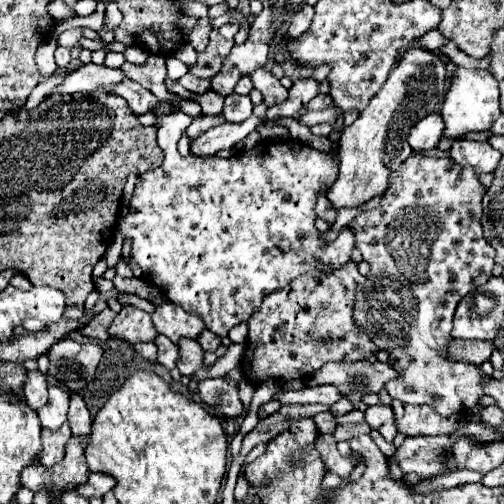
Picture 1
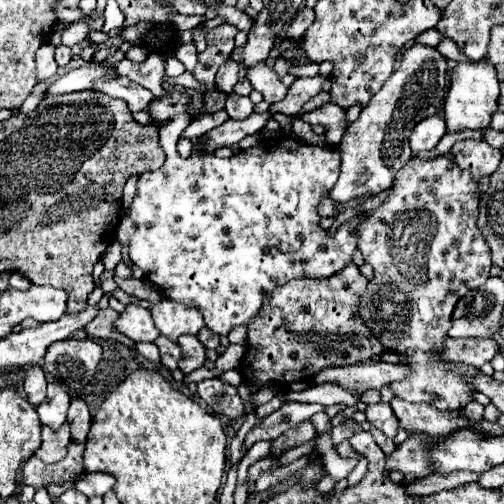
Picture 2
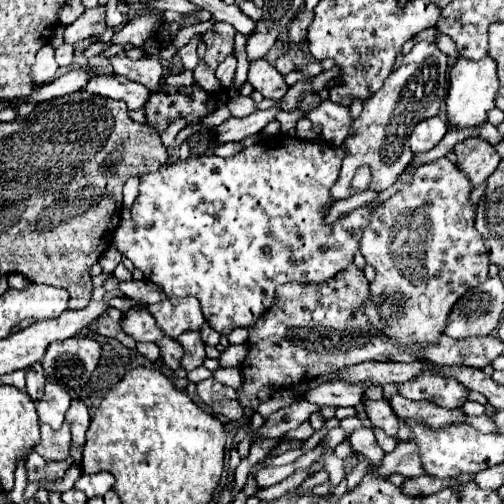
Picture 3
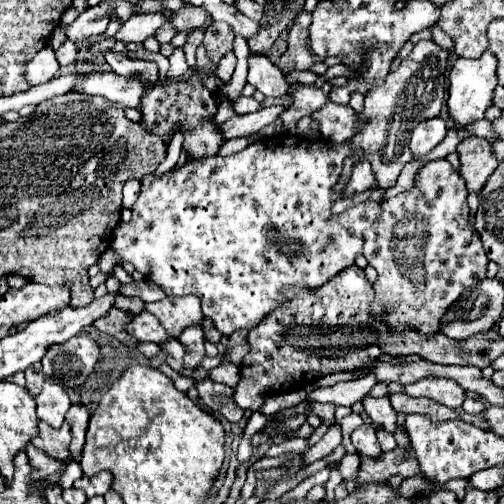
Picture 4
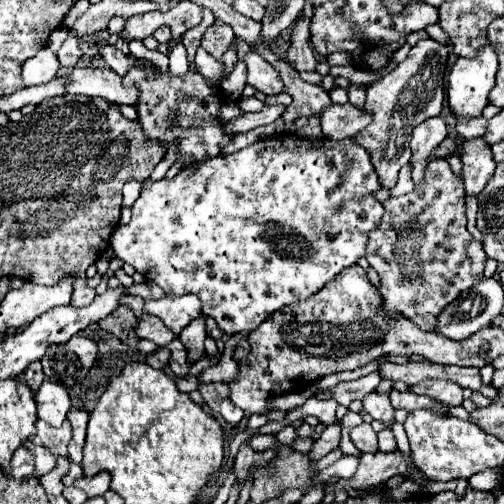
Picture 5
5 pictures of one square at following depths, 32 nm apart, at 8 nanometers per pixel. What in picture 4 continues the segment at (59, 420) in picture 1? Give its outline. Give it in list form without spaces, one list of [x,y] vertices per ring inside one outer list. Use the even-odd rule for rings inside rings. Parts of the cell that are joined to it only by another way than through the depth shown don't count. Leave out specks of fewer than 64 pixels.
[[[46,382],[42,394],[36,396],[38,418],[52,428],[60,428],[64,422],[64,414],[70,408],[70,398],[66,390],[54,382]]]

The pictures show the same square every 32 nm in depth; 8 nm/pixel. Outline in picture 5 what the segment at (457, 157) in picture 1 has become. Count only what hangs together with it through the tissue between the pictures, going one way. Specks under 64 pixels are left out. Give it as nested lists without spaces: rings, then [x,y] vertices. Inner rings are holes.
[[[482,138],[464,140],[460,160],[462,160],[462,178],[466,194],[478,196],[496,170],[492,150],[488,144],[484,144]]]

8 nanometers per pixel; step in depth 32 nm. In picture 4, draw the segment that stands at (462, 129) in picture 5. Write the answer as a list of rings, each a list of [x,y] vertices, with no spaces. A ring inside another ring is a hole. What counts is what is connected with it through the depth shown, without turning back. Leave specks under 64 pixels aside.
[[[480,120],[474,122],[472,126],[466,126],[466,130],[470,132],[470,136],[482,136],[488,142],[492,142],[492,122],[490,120]]]

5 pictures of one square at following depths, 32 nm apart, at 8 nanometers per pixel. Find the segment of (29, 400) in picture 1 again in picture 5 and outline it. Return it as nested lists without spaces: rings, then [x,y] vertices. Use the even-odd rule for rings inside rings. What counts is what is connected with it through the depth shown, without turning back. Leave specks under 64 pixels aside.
[[[40,362],[30,364],[30,366],[26,368],[24,376],[26,376],[26,384],[28,384],[28,388],[36,394],[38,388],[40,388],[40,384],[44,382],[44,374],[42,374],[42,366],[40,366]]]

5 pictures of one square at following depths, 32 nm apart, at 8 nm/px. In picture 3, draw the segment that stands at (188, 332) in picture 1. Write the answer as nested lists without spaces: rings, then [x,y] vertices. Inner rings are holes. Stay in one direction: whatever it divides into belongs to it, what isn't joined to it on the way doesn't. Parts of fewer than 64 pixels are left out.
[[[164,298],[158,304],[150,304],[148,310],[162,332],[172,340],[176,340],[182,332],[200,330],[204,324],[200,304],[194,298]]]

